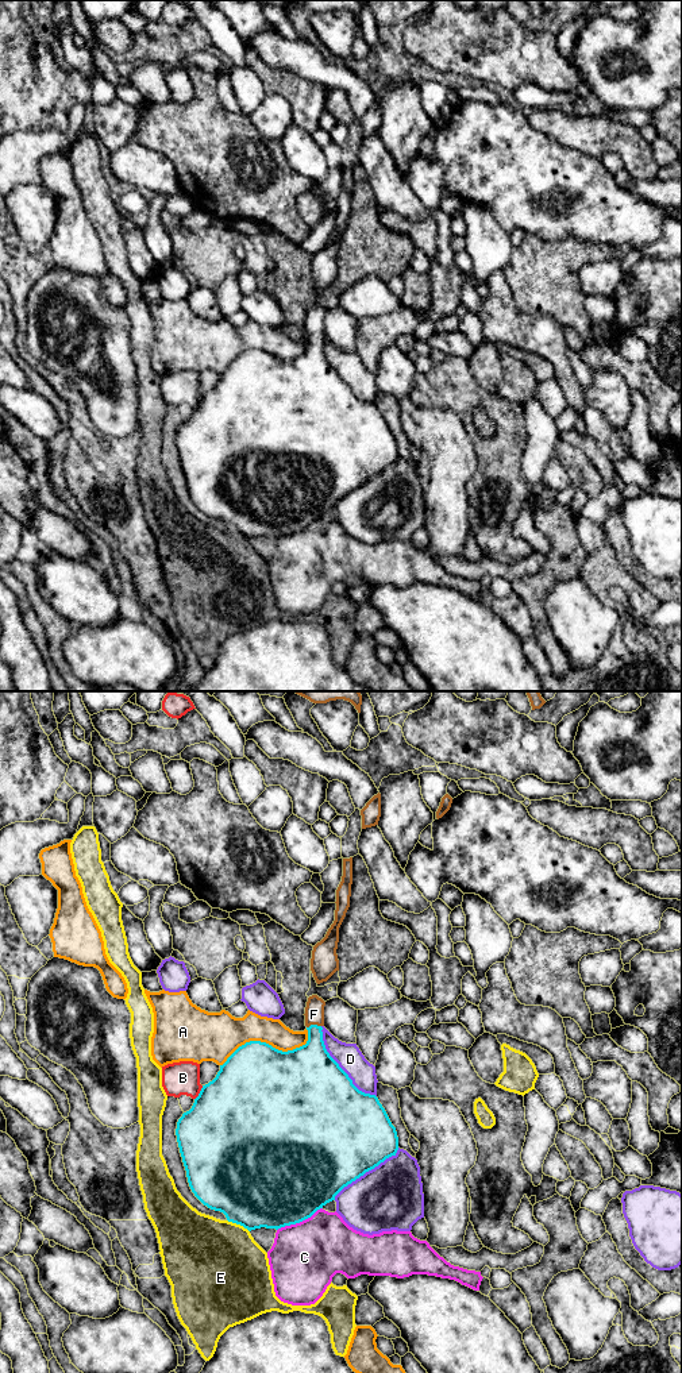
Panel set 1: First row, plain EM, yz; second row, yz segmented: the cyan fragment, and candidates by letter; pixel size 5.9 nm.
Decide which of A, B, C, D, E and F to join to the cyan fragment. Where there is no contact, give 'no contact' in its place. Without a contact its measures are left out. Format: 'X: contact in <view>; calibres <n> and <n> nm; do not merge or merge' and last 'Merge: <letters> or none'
A: contact in yz; calibres 480 and 200 nm; do not merge
B: contact in yz; calibres 500 and 200 nm; do not merge
C: contact in yz; calibres 500 and 400 nm; do not merge
D: contact in yz; calibres 500 and 160 nm; do not merge
E: contact in yz; calibres 500 and 480 nm; do not merge
F: contact in yz; calibres 280 and 110 nm; merge
Merge: F

